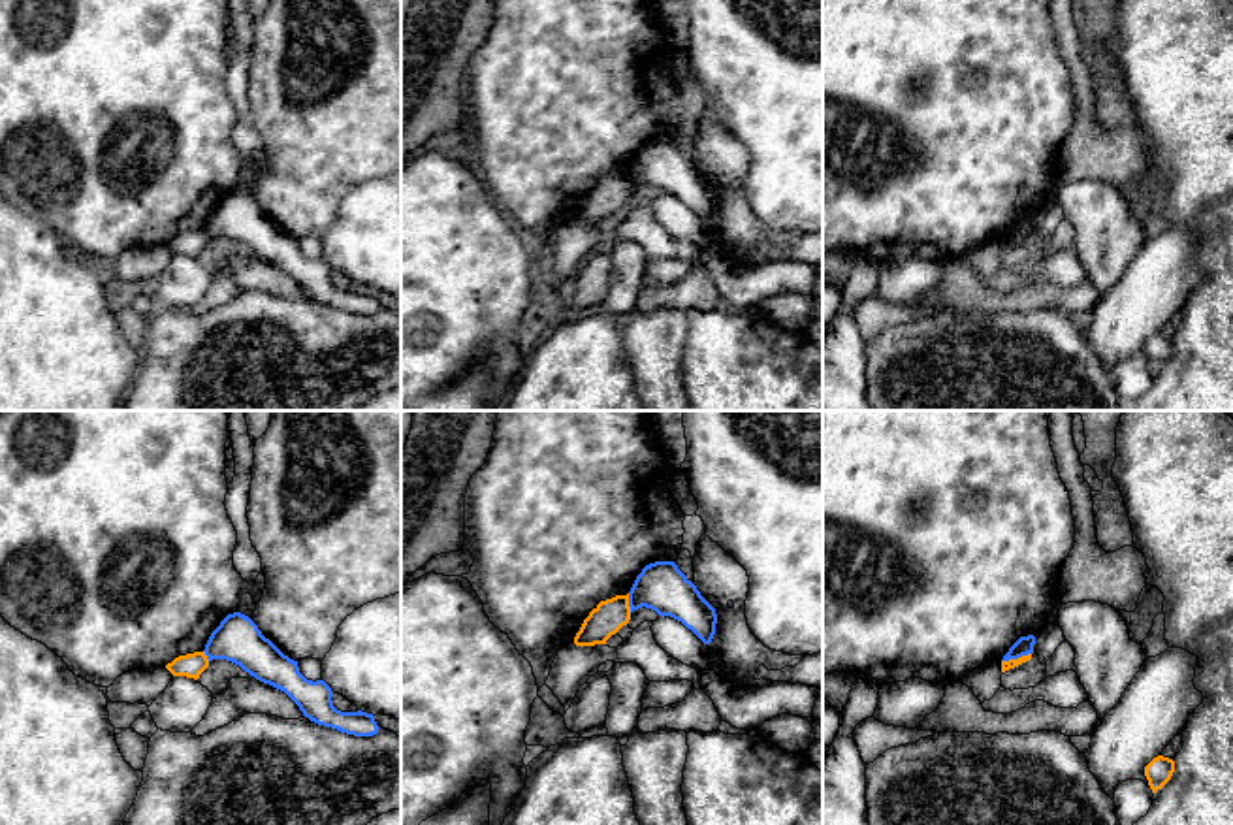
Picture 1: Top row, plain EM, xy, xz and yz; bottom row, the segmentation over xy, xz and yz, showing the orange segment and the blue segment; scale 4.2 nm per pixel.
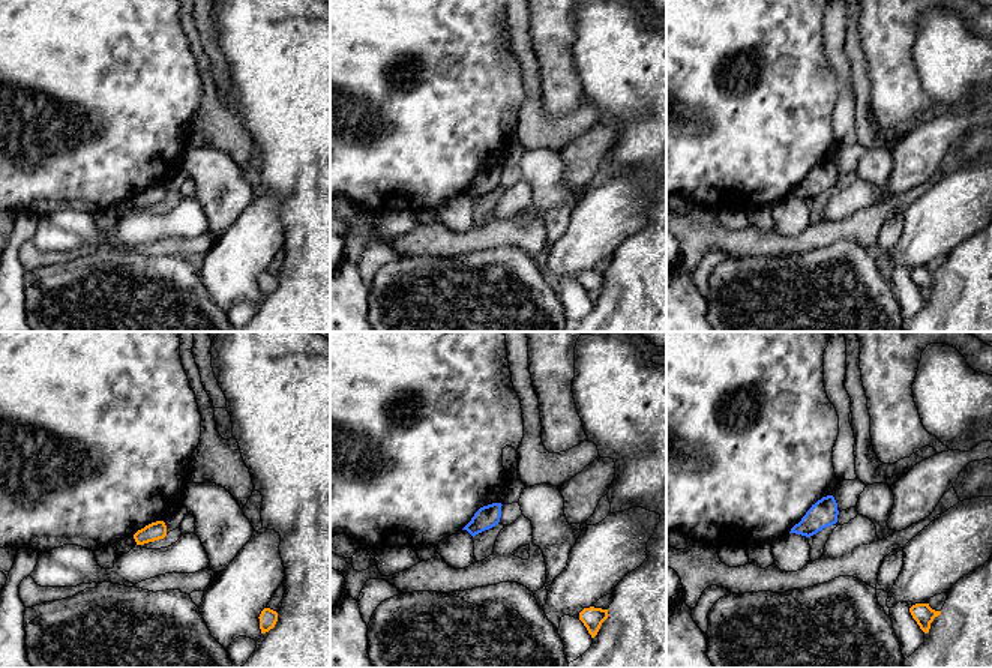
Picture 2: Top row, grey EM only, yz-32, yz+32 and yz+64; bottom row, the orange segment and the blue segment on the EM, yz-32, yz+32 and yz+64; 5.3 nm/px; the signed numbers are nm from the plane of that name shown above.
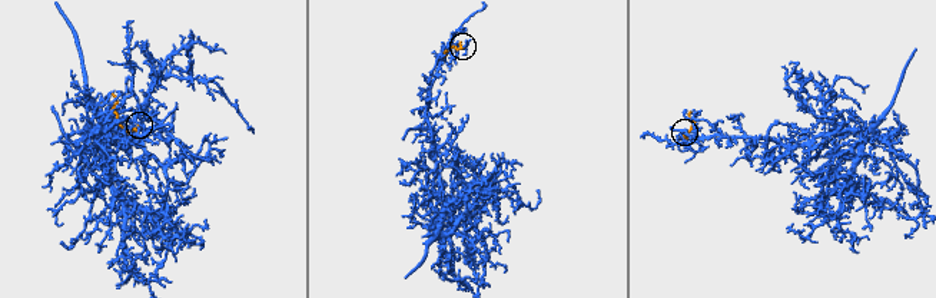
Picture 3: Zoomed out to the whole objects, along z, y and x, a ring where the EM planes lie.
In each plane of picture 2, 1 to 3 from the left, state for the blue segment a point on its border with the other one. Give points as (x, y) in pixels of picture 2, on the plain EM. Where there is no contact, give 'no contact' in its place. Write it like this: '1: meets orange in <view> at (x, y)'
1: no contact
2: no contact
3: no contact

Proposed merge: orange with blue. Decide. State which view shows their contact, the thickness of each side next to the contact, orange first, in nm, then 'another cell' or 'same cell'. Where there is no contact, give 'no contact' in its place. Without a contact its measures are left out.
meets orange in yz; 50 nm thick on the orange side, 80 nm on the other; another cell

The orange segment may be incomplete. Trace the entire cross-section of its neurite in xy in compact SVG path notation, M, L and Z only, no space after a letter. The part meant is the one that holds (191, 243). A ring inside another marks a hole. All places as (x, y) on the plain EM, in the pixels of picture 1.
M194 230L186 234L175 235L171 241L166 243L166 247L173 254L186 254L198 258L200 252L209 245L209 237L205 230Z

